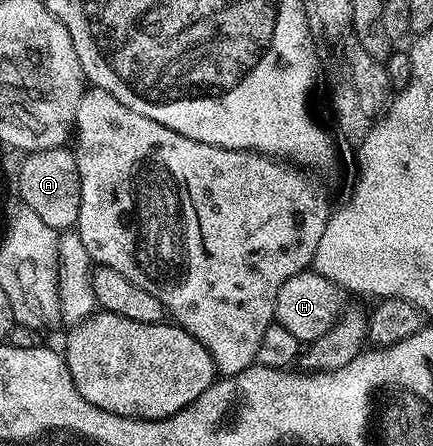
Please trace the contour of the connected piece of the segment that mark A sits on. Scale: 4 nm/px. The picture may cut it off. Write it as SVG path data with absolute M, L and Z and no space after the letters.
M62 146L30 152L24 159L21 169L17 172L17 192L22 200L20 203L39 214L39 218L43 218L47 226L58 230L72 229L79 218L81 201L76 155L68 147Z

